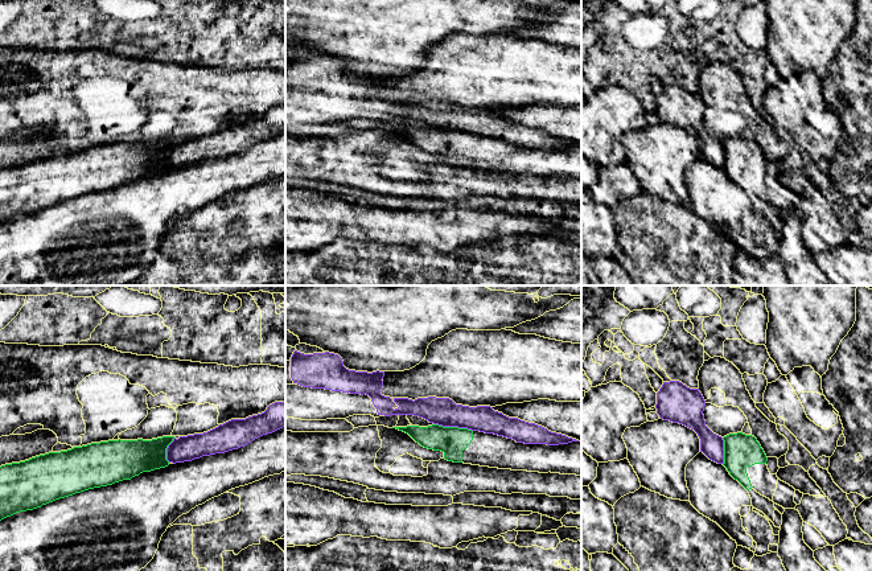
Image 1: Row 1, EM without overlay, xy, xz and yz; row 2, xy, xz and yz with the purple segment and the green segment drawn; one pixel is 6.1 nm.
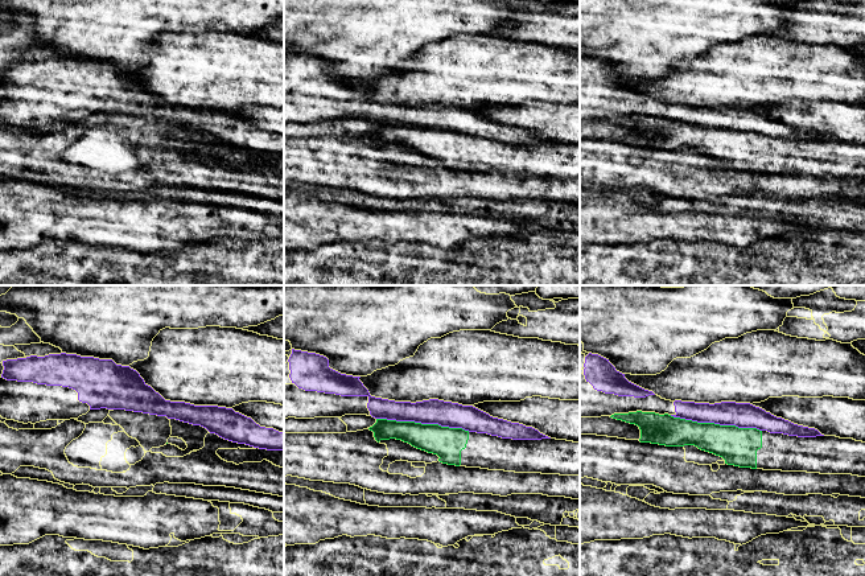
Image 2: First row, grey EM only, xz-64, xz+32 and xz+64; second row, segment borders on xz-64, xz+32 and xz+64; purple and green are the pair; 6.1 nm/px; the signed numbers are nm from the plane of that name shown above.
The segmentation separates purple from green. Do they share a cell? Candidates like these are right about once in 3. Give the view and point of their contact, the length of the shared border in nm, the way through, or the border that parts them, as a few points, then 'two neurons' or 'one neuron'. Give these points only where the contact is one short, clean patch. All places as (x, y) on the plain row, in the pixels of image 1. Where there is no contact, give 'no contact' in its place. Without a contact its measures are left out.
contact xz (453, 130); length 240 nm; two neurons

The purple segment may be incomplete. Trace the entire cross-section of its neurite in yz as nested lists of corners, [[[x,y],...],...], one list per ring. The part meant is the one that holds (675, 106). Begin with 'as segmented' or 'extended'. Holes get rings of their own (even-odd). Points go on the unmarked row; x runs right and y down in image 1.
as segmented | [[[679,85],[663,86],[657,96],[655,112],[659,122],[694,133],[700,143],[700,156],[724,168],[724,144],[706,130],[704,110],[699,93],[690,93]]]

